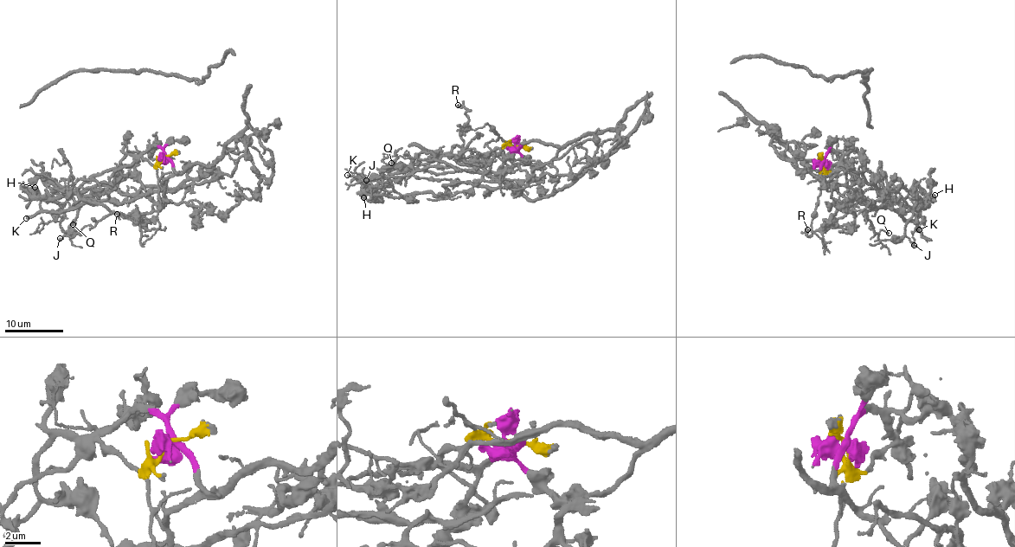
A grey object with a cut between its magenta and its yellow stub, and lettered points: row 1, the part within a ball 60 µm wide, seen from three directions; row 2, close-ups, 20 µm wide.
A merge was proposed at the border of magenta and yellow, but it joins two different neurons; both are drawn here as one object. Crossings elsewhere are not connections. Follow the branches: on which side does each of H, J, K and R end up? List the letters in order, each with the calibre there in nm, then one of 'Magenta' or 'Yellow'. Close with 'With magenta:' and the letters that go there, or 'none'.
H: Thickness 500 nm. Magenta
J: Thickness 170 nm. Magenta
K: Thickness 280 nm. Yellow
R: Thickness 200 nm. Magenta
With magenta: H, J, R

